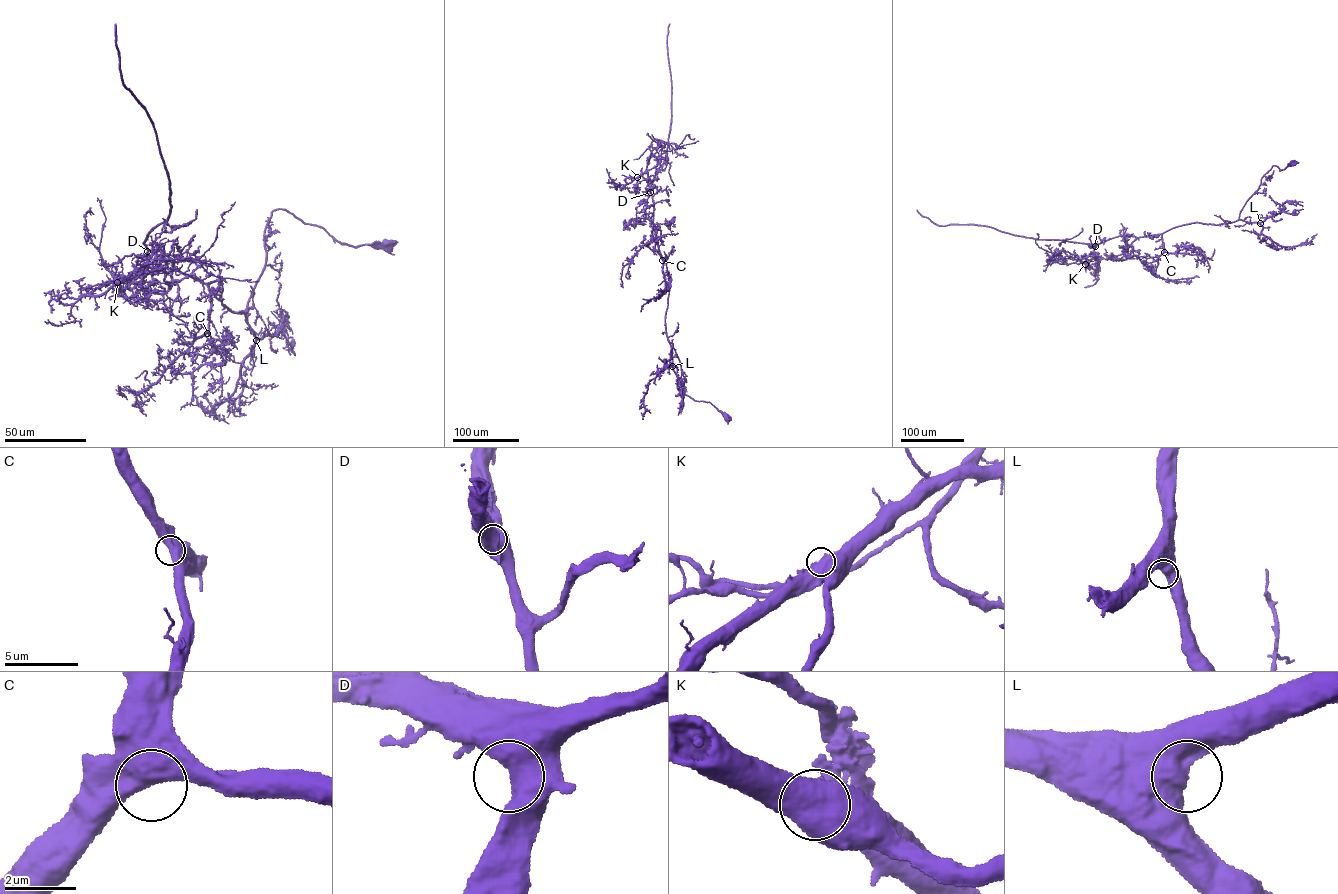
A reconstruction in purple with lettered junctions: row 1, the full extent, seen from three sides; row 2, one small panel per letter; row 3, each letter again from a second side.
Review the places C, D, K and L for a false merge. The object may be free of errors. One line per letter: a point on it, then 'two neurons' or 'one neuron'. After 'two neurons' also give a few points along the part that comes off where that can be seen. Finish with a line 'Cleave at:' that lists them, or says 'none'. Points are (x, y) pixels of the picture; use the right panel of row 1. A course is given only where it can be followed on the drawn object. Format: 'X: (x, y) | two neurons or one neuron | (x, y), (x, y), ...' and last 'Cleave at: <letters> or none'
C: (1164, 252) | one neuron
D: (1095, 246) | one neuron
K: (1085, 264) | two neurons | (1085, 264), (1066, 258), (1047, 261), (1054, 254), (1037, 245), (1036, 233)
L: (1260, 223) | one neuron
Cleave at: K

